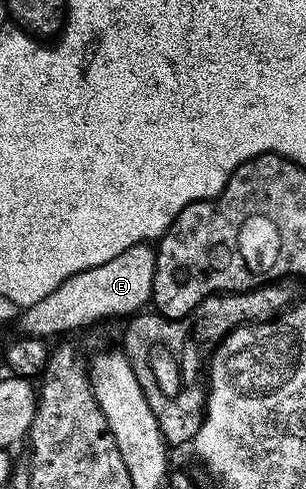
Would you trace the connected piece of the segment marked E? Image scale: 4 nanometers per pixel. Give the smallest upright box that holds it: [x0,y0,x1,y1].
[20,244,156,340]

